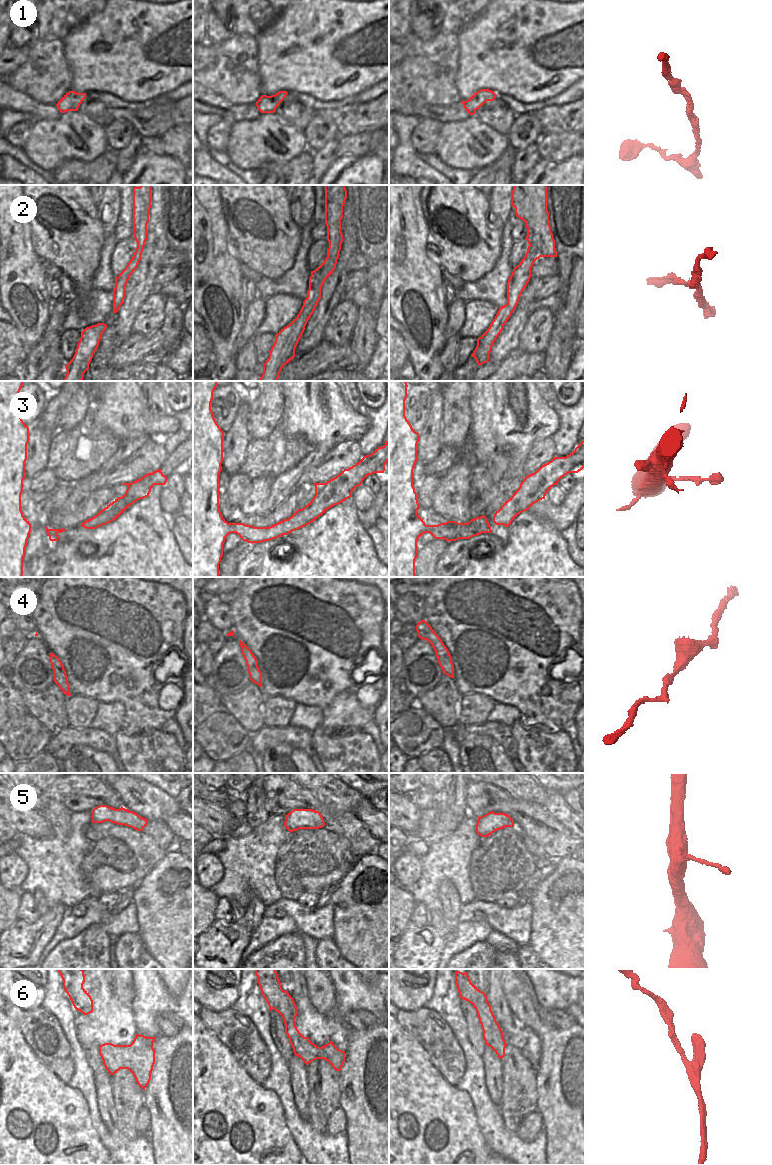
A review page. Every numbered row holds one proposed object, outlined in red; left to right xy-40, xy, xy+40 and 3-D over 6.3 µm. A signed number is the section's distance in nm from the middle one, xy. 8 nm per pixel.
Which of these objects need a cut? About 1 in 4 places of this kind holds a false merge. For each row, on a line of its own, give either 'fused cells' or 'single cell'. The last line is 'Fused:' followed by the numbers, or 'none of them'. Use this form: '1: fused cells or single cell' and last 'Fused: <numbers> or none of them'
1: single cell
2: fused cells
3: single cell
4: single cell
5: single cell
6: single cell
Fused: 2

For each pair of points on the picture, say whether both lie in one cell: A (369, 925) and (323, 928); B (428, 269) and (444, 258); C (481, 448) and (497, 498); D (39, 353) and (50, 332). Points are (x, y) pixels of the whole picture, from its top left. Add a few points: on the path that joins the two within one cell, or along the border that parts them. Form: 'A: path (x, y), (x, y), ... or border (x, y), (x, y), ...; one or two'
A: border (331, 904), (333, 908), (333, 937); two
B: border (430, 258), (443, 268); two
C: path (493, 460), (498, 465), (498, 486); one
D: path (40, 348), (48, 337); one

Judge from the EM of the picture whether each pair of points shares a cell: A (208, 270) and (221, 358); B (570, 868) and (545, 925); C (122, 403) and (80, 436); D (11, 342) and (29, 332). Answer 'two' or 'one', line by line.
A: one
B: one
C: two
D: two

